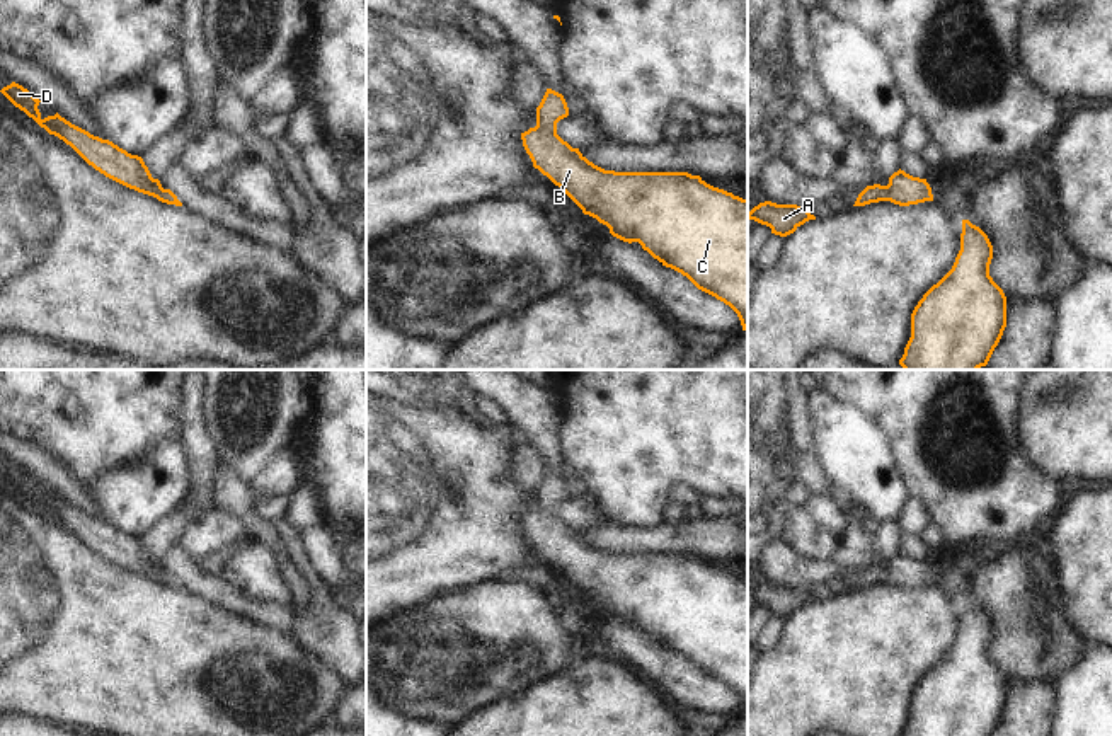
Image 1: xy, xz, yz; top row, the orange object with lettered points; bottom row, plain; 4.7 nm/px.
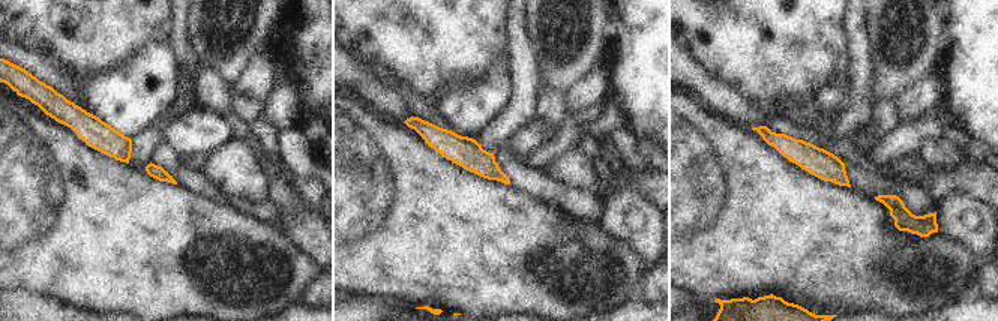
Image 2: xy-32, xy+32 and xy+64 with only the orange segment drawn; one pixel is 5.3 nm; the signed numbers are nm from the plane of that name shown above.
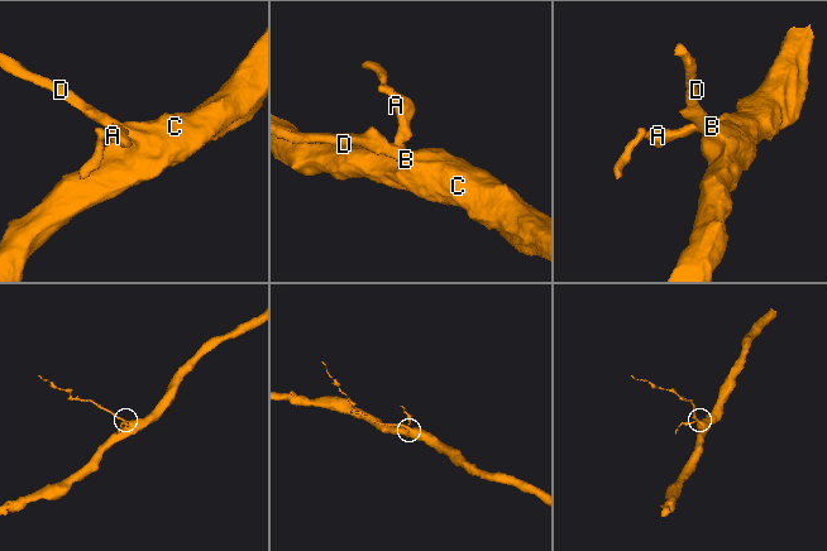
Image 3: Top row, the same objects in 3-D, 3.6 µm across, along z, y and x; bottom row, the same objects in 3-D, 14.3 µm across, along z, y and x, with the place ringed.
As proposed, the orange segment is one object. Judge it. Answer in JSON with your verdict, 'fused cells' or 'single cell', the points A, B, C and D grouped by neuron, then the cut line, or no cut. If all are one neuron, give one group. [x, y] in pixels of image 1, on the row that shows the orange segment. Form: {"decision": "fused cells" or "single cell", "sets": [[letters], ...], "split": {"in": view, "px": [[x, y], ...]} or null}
{"decision": "single cell", "sets": [["A", "B", "C", "D"]], "split": null}

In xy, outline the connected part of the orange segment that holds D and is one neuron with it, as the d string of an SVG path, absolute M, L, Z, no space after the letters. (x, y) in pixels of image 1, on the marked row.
M15 82L3 87L0 92L49 135L70 145L89 165L106 177L138 193L153 196L162 203L182 206L170 189L163 189L160 181L152 177L141 157L128 153L109 140L90 135L58 112L43 119L37 109L41 101Z

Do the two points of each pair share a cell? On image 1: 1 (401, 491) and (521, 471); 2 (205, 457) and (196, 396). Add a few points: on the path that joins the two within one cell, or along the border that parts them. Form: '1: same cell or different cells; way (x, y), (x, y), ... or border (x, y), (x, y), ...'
1: different cells; border (513, 448), (515, 479), (532, 494)
2: same cell; way (200, 442), (196, 435), (196, 411)

